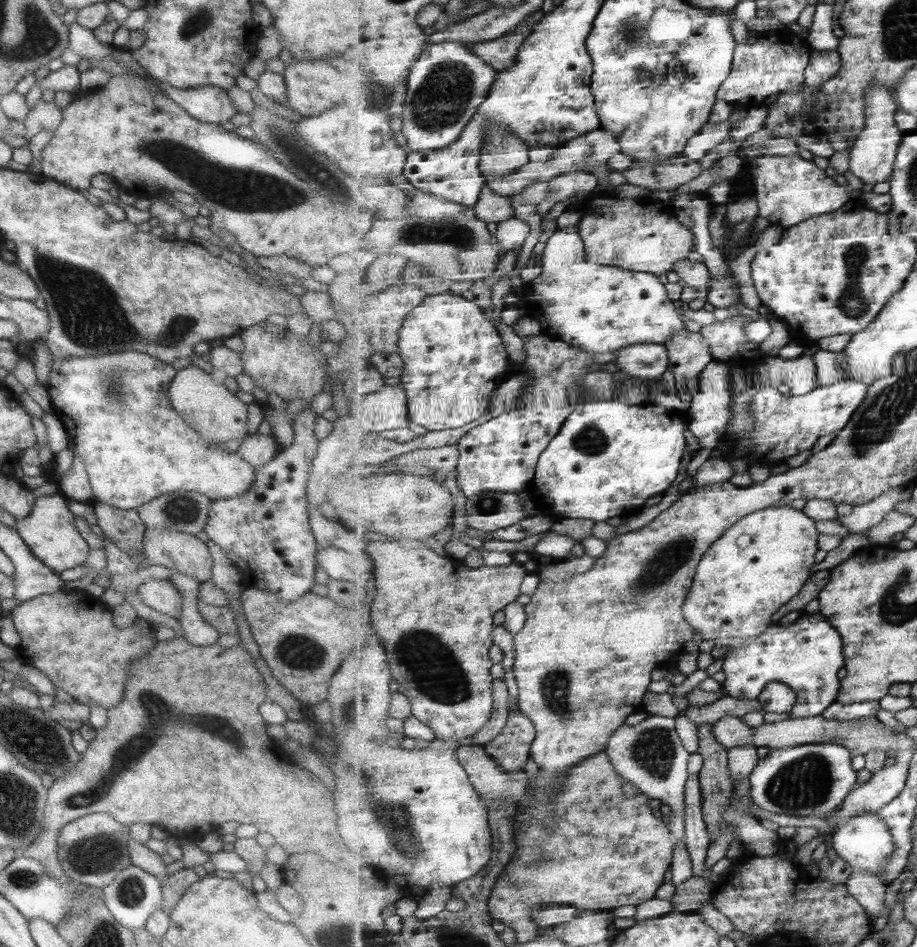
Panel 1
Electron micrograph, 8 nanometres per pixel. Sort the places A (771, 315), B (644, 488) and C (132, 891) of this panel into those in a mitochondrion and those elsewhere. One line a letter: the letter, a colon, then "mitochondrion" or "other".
A: other
B: other
C: mitochondrion

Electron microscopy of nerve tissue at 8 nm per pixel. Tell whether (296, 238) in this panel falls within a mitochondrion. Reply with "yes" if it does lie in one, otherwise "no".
no

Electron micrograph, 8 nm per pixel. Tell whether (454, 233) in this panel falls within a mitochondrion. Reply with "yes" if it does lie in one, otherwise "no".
yes

